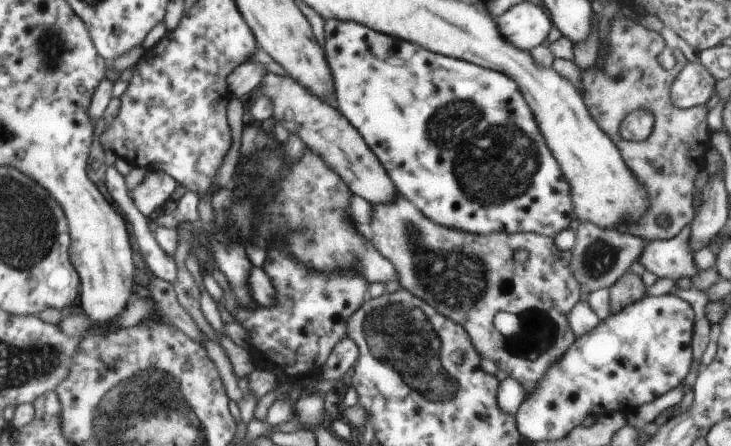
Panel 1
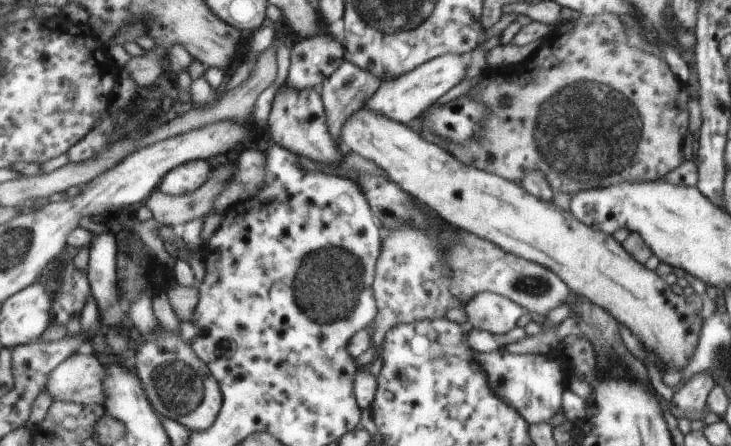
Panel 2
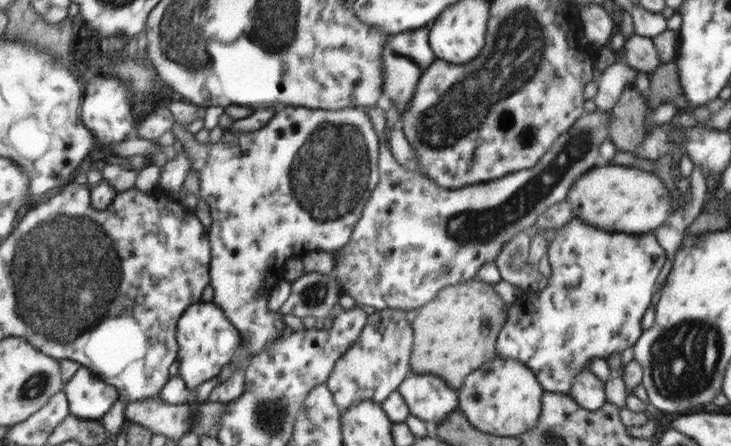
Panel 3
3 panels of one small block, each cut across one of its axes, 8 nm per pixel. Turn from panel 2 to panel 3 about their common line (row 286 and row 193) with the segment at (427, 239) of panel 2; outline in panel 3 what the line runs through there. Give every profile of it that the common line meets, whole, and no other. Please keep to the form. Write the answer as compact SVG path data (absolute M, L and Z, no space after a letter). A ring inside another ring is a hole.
M595 110L580 116L573 127L549 147L536 166L494 181L456 189L442 187L429 177L406 169L387 150L387 146L381 144L380 183L371 191L369 204L364 204L365 216L360 216L361 224L357 224L357 232L353 232L353 244L349 244L349 248L341 248L338 258L335 258L332 275L342 292L353 298L355 305L405 311L431 302L441 287L476 278L481 264L494 261L503 244L509 242L514 234L527 231L543 211L564 201L576 179L601 161L598 148L603 140L609 139L610 115L611 111Z

